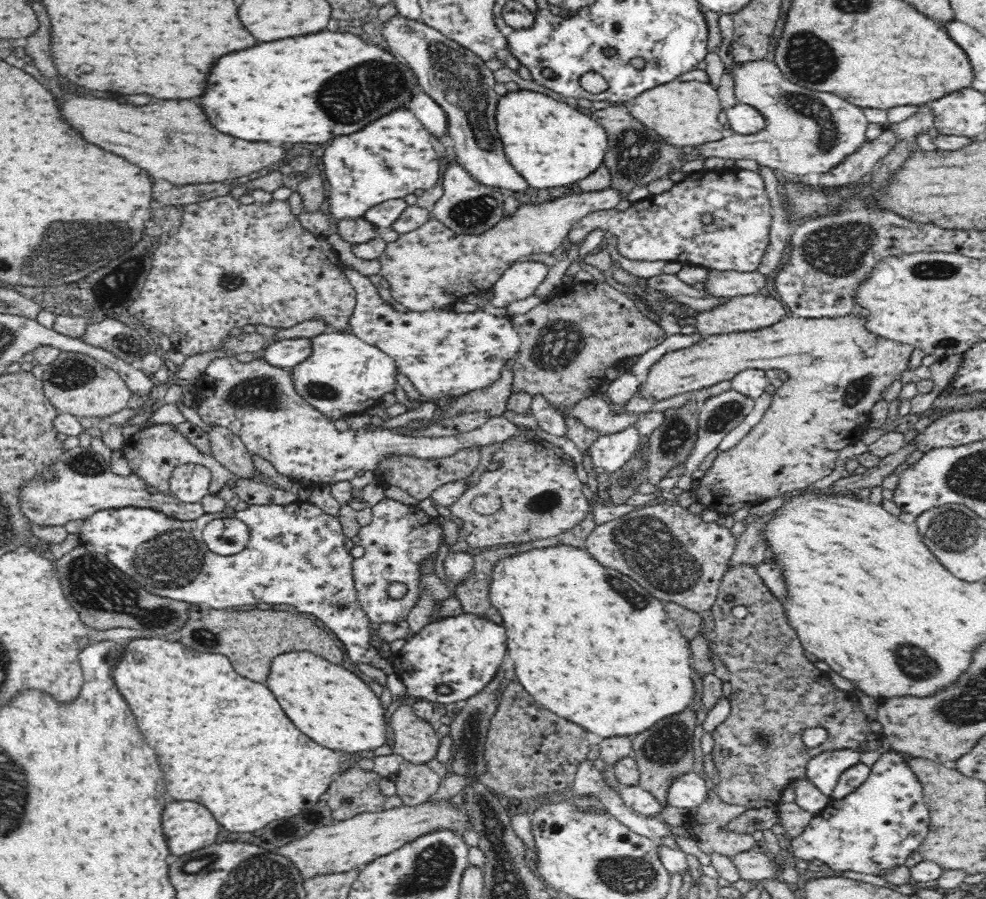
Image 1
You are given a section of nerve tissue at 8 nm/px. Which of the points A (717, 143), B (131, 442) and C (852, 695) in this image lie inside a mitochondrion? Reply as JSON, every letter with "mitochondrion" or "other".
{"A":"other","B":"other","C":"other"}

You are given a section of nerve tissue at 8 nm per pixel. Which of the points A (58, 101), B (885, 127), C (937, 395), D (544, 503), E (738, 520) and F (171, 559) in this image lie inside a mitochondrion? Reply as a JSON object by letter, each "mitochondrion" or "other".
{"A":"other","B":"other","C":"other","D":"mitochondrion","E":"other","F":"mitochondrion"}

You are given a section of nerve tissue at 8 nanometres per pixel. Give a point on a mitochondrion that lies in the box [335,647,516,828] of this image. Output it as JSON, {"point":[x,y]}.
{"point":[470,734]}

